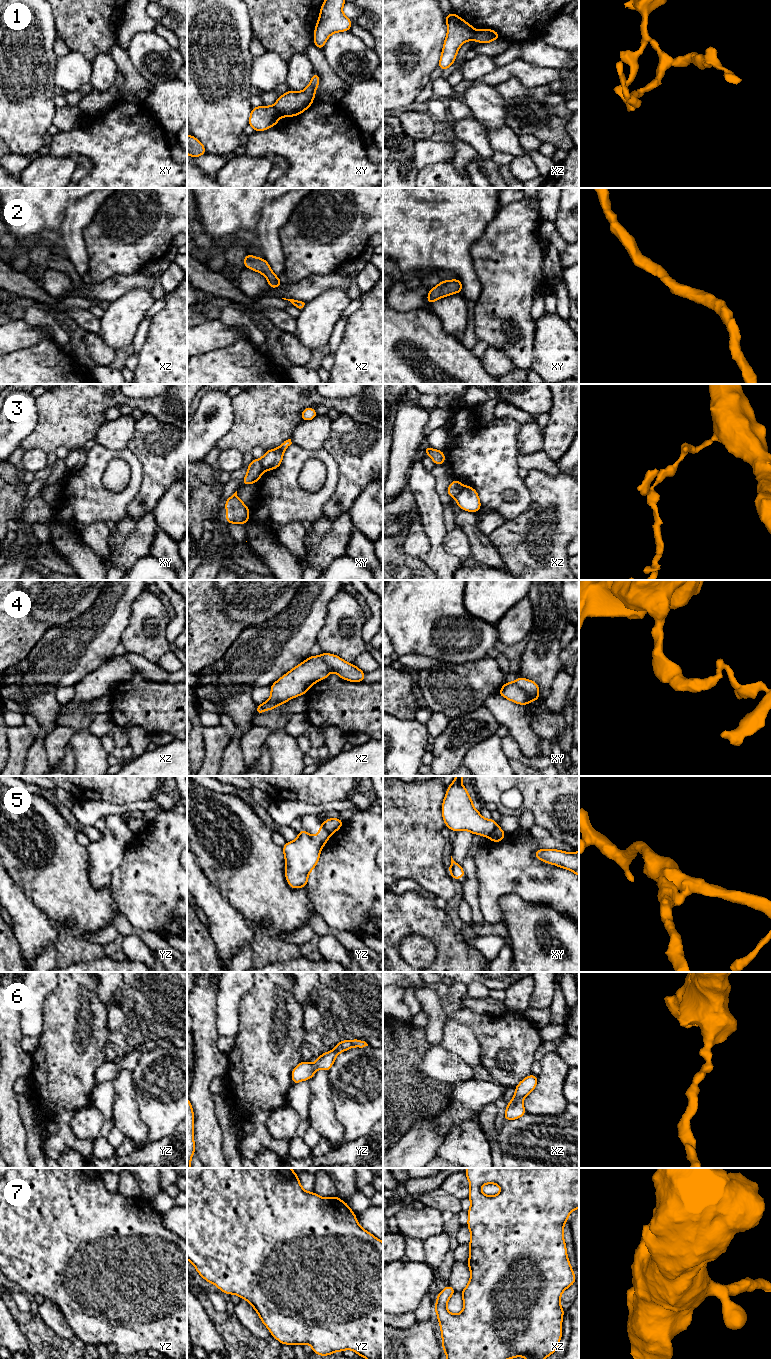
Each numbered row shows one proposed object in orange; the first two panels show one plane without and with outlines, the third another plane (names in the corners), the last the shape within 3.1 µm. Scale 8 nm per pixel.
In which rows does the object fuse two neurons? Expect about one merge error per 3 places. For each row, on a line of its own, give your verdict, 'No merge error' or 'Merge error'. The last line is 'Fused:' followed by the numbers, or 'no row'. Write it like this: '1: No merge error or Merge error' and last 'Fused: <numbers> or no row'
1: Merge error
2: No merge error
3: Merge error
4: Merge error
5: Merge error
6: No merge error
7: No merge error
Fused: 1, 3, 4, 5

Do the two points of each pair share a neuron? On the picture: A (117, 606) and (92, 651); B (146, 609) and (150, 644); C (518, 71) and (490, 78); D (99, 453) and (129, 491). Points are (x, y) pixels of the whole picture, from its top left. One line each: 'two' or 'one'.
A: one
B: one
C: one
D: one

